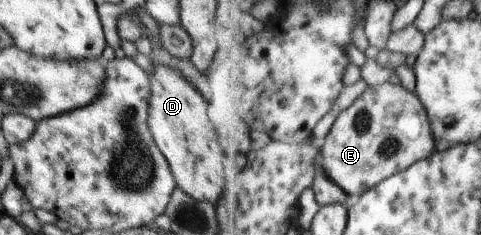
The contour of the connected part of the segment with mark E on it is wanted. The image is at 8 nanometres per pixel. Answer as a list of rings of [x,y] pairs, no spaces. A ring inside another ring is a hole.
[[[390,81],[369,88],[343,112],[320,147],[327,176],[354,200],[438,151],[431,118],[419,94]]]

